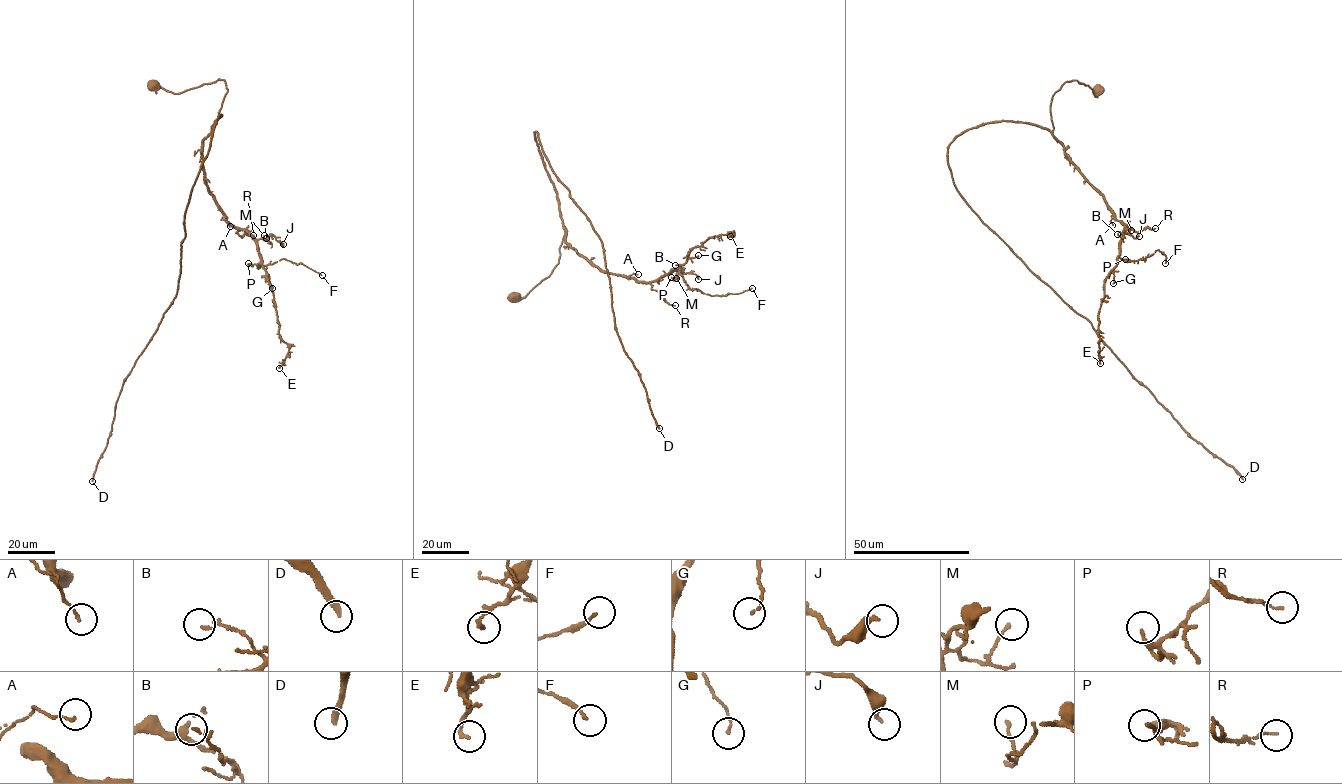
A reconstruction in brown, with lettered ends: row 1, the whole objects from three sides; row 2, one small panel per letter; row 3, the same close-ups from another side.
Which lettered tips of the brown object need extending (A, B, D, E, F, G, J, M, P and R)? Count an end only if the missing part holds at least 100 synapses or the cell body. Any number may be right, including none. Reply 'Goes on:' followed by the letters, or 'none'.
Goes on: D

